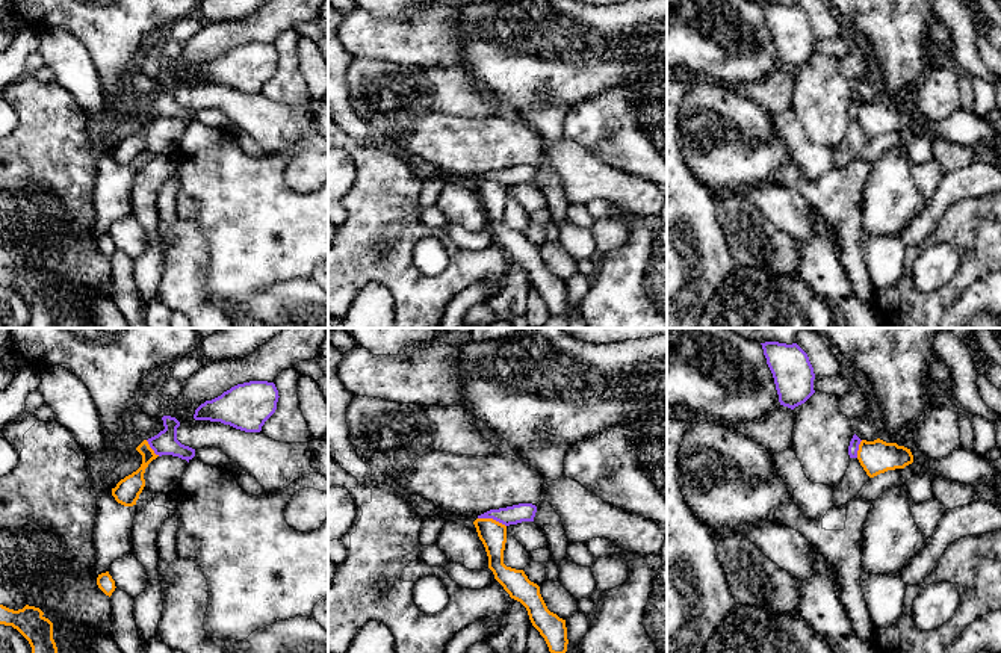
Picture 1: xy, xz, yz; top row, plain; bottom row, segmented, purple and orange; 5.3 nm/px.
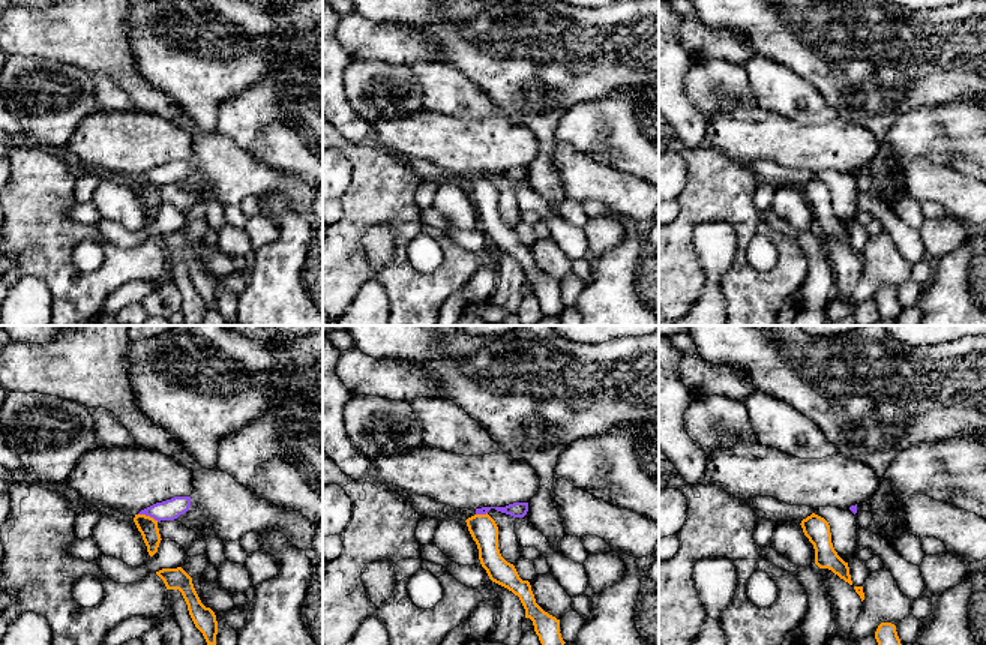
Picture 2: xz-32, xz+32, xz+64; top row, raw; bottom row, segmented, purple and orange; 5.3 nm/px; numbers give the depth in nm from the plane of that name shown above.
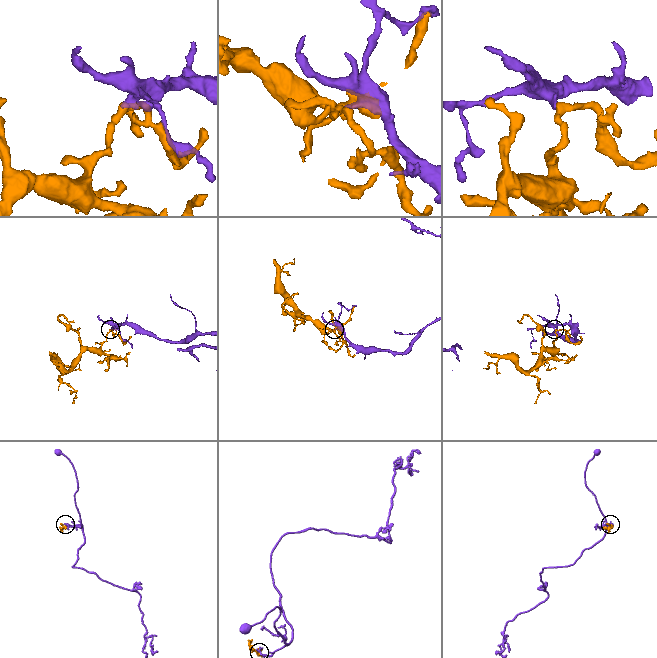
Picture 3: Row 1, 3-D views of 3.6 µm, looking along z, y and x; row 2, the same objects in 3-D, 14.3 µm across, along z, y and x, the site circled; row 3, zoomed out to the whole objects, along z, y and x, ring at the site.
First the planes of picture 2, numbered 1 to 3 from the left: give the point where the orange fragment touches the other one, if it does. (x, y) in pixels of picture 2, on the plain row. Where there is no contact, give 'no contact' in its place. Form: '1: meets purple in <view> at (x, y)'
1: meets purple in xz-32 at (149, 179)
2: meets purple in xz+32 at (480, 177)
3: no contact

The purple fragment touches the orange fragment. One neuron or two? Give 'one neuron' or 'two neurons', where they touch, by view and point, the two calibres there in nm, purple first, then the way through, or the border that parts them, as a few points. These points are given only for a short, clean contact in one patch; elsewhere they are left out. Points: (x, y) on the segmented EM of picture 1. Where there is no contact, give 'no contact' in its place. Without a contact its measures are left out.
two neurons; contact xz (492, 517); calibres 100 and 140 nm; border xz (478, 517), (492, 517), (505, 526)

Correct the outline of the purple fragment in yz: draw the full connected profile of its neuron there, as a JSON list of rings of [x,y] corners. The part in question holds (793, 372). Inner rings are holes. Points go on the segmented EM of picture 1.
[[[765,342],[761,345],[780,405],[794,410],[804,404],[815,393],[815,373],[807,354],[797,343]]]

